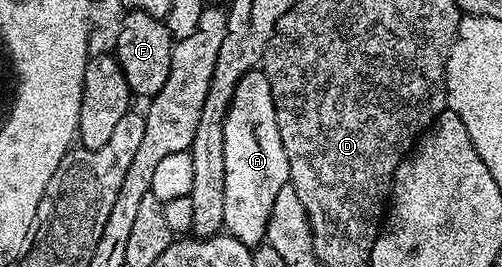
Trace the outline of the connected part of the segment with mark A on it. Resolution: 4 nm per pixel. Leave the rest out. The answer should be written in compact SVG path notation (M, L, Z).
M264 71L243 74L243 78L239 78L239 86L235 86L235 94L223 122L223 159L227 165L224 231L239 242L259 245L265 240L271 206L275 206L279 190L289 183L287 154L283 150L283 138L279 138L271 82L267 82Z

